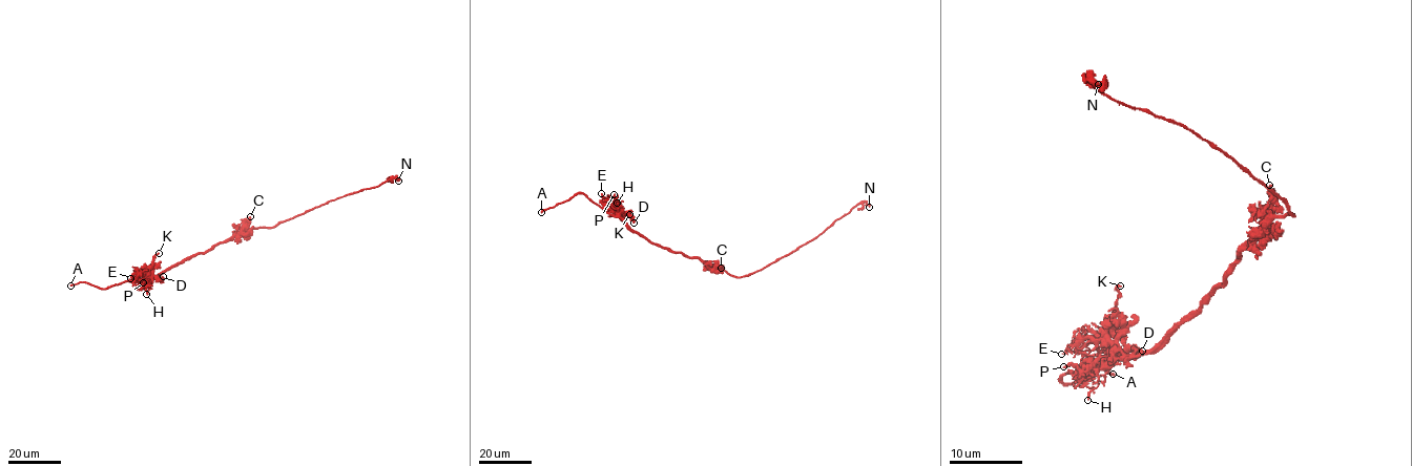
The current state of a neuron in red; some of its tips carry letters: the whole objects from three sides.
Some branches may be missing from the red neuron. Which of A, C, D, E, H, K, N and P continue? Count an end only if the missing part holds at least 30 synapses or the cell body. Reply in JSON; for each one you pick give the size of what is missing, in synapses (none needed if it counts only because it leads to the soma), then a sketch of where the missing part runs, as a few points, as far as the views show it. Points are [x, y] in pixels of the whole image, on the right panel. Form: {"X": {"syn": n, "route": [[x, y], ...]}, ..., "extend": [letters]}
{"A": {"route": [[1113, 374], [1179, 393], [1199, 393], [1220, 407]]}, "extend": ["A"]}

